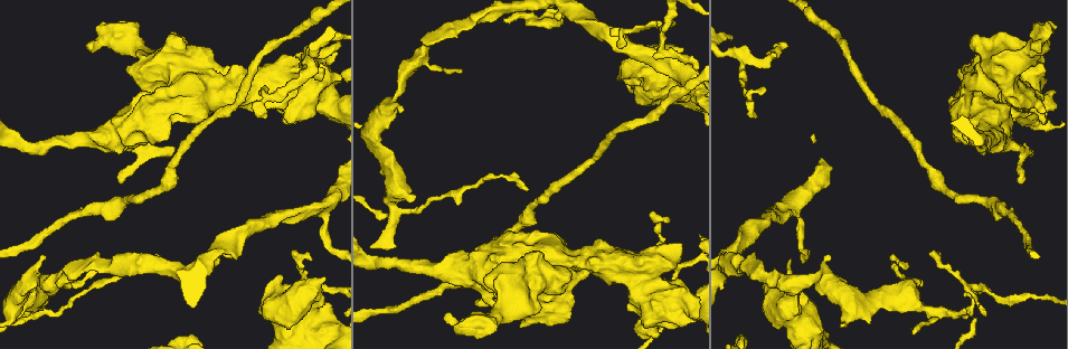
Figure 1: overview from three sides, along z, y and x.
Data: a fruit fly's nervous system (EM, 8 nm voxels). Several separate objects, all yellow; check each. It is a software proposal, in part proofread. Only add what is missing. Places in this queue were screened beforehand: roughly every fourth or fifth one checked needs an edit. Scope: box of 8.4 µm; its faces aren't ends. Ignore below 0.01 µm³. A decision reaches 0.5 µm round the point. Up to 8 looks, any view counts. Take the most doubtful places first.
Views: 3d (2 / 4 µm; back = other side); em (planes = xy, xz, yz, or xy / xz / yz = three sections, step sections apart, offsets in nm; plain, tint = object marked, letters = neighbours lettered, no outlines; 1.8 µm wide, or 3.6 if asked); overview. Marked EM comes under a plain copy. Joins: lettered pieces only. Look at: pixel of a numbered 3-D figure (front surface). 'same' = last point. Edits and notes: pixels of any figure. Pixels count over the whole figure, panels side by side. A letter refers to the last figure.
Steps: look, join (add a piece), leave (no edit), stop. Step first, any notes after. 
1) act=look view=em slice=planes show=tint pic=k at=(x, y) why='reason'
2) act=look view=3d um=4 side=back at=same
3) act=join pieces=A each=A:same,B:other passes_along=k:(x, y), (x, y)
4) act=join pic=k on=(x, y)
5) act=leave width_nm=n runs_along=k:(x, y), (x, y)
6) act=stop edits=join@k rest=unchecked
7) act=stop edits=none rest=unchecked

act=look view=em slice=xz step=16 show=letters pic=1 at=(415, 195) why='an open end'

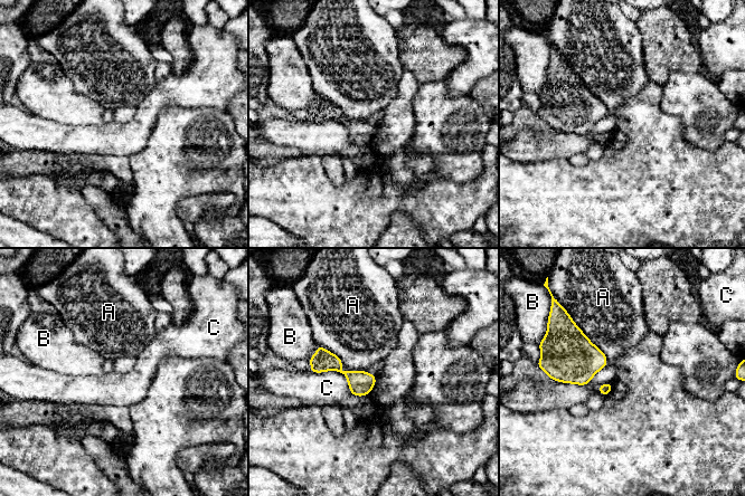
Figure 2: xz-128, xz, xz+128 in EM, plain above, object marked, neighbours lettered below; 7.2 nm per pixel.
act=leave longest_contact=A:500nm each=A:other,B:other,C:other border=2:(572, 318), (606, 359), (587, 384) found='none of them fits'

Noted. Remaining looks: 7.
act=look view=3d um=4 pic=1 at=(961, 67) why='free end'

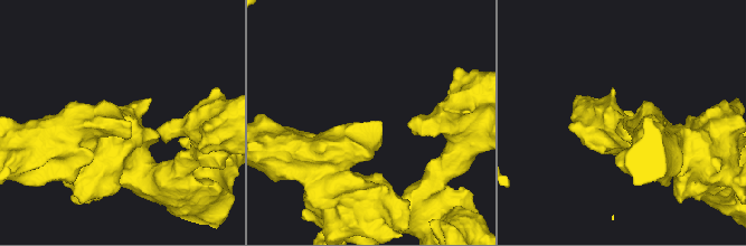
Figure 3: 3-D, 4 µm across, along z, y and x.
act=look view=em slice=yz step=8 show=letters pic=3 at=(128, 123) why='shape alone is not enough'

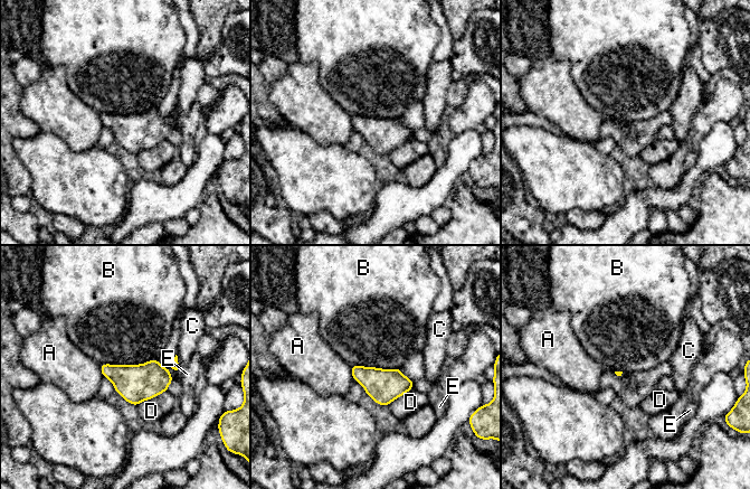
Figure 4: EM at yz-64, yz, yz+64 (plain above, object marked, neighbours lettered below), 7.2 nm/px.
act=leave each=A:other,B:other,C:other,D:other,E:other border=4:(155, 357), (140, 364), (101, 364) found='none of them fits'

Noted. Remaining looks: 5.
act=look view=3d um=4 pic=1 at=(326, 279) why='thick end'

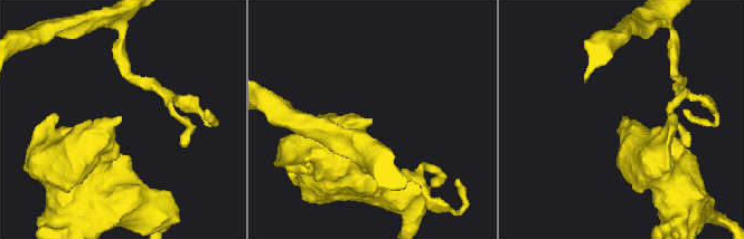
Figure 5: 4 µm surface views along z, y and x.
act=look view=em slice=planes show=letters pic=5 at=(119, 118)

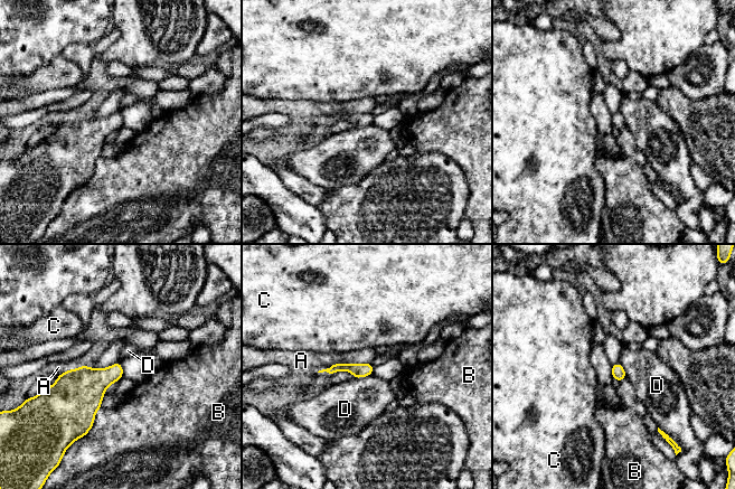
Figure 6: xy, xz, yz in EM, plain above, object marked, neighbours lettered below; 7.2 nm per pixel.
act=leave each=A:other,B:other,C:other,D:other runs_along=6:(370, 368), (336, 367), (331, 369) found='none of them fits'

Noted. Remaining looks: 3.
act=stop edits=none rest=unchecked

